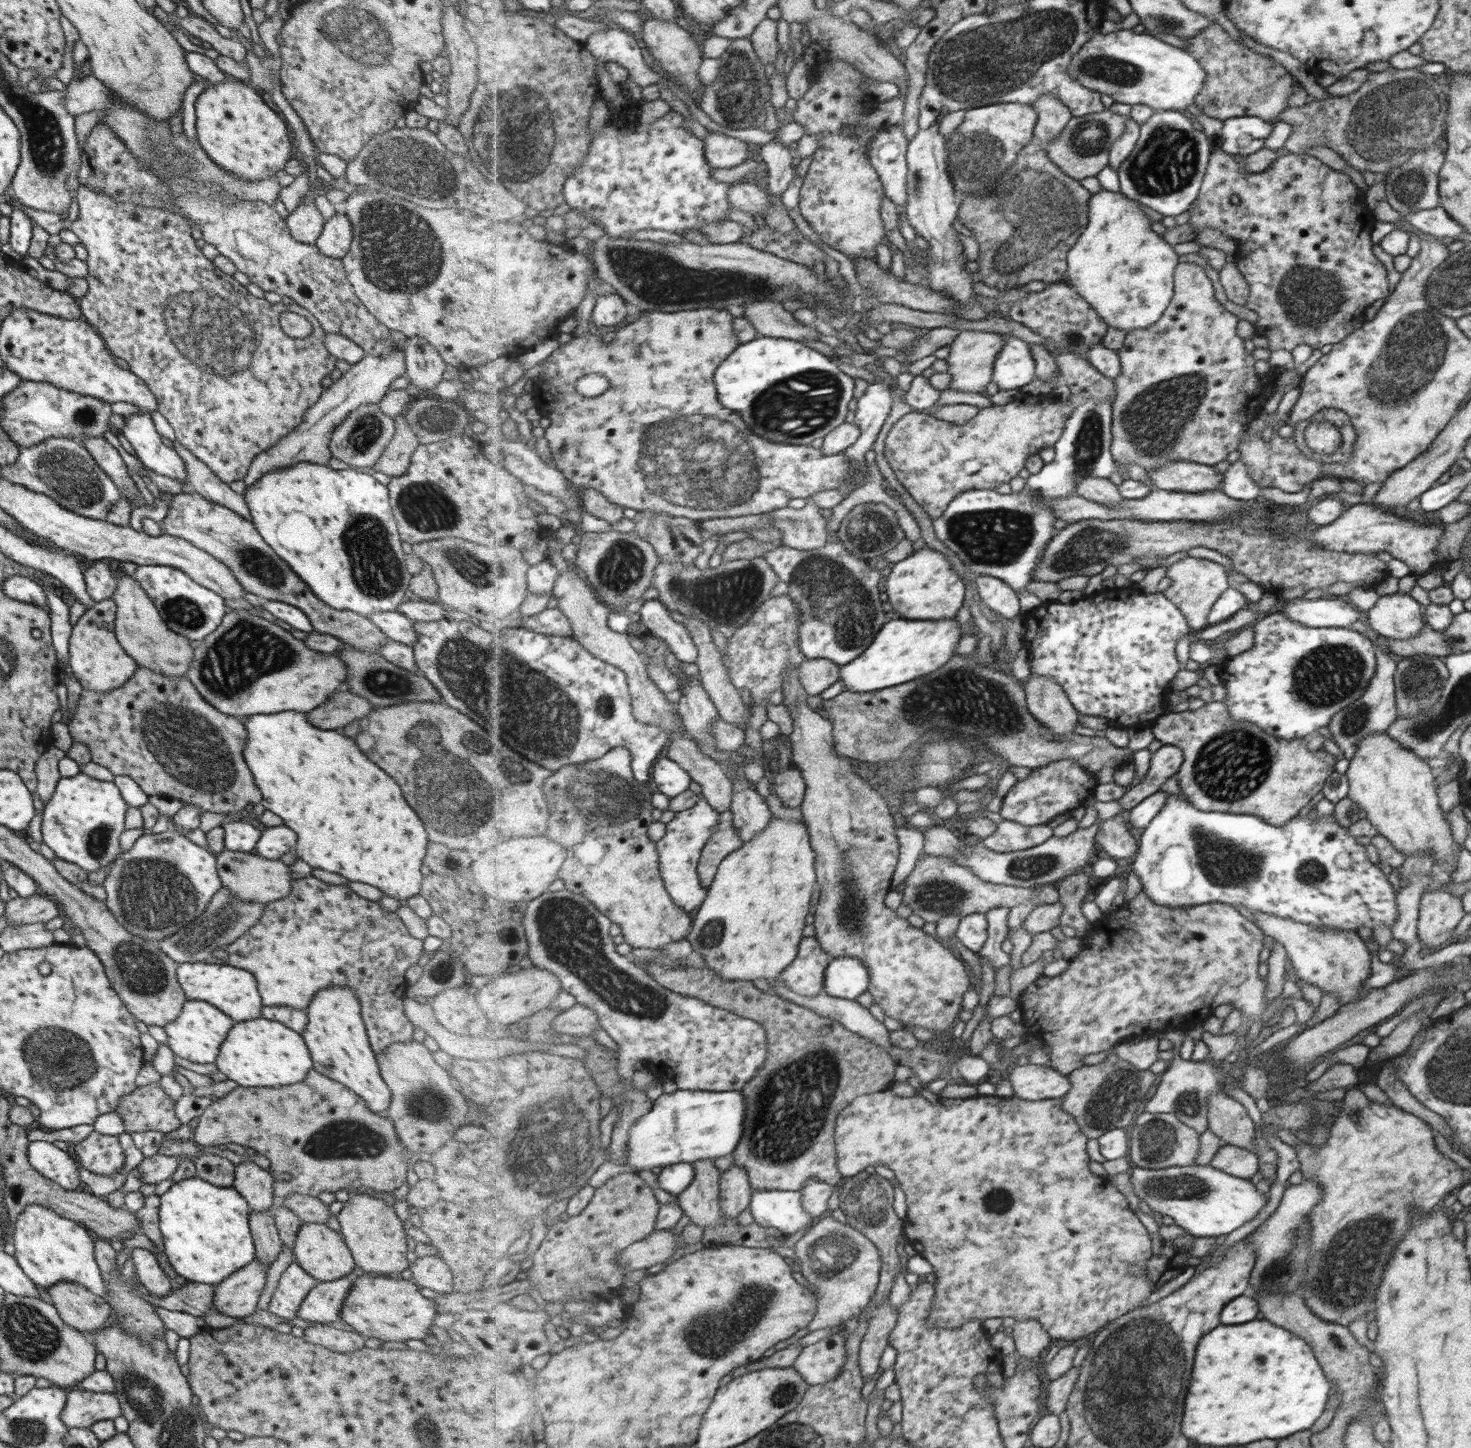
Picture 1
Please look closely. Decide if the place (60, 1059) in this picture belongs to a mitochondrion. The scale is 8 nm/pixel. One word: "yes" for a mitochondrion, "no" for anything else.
yes

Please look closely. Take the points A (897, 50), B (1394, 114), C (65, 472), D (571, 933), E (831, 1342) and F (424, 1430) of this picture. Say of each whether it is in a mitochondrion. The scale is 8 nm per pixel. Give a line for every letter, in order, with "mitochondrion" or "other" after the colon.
A: other
B: mitochondrion
C: mitochondrion
D: mitochondrion
E: other
F: mitochondrion

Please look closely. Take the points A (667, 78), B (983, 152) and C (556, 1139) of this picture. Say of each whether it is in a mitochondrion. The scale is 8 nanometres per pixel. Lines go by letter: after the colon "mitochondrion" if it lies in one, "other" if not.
A: other
B: mitochondrion
C: mitochondrion

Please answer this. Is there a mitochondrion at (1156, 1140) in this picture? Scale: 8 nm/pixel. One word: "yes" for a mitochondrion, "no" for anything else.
yes

